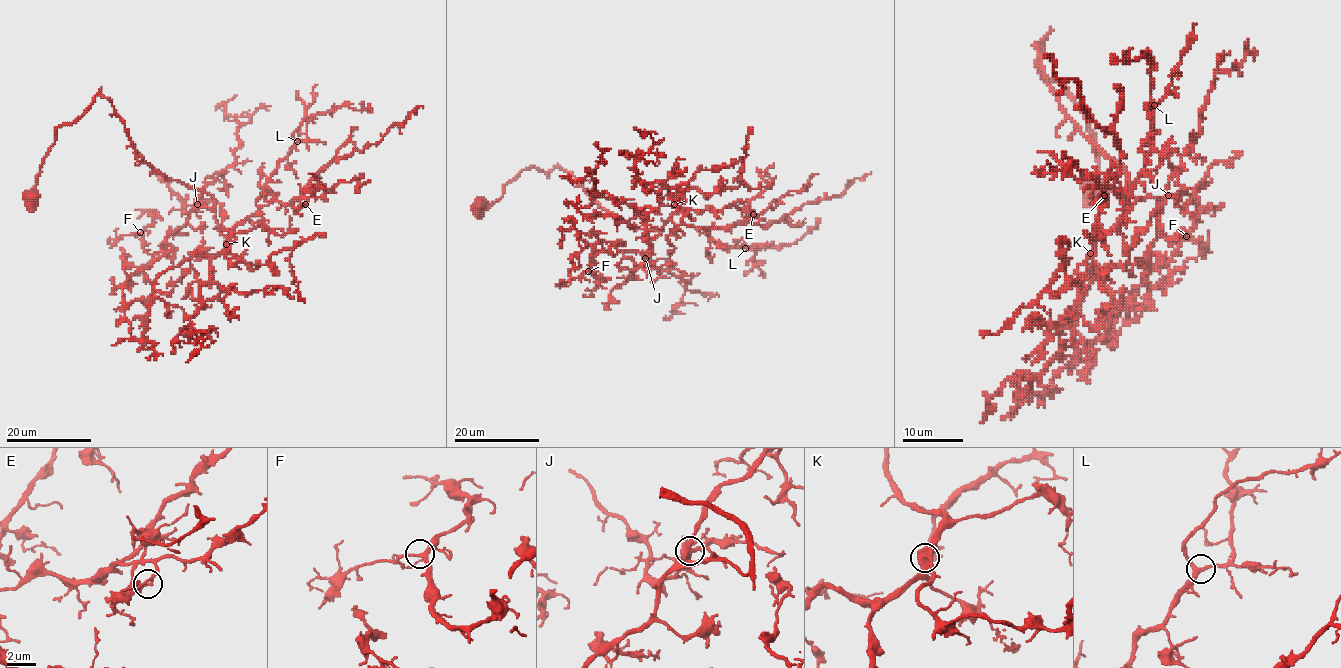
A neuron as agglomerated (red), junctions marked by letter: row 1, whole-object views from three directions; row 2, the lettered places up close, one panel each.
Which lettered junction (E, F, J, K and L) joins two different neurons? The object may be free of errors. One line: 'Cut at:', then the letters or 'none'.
Cut at: E

